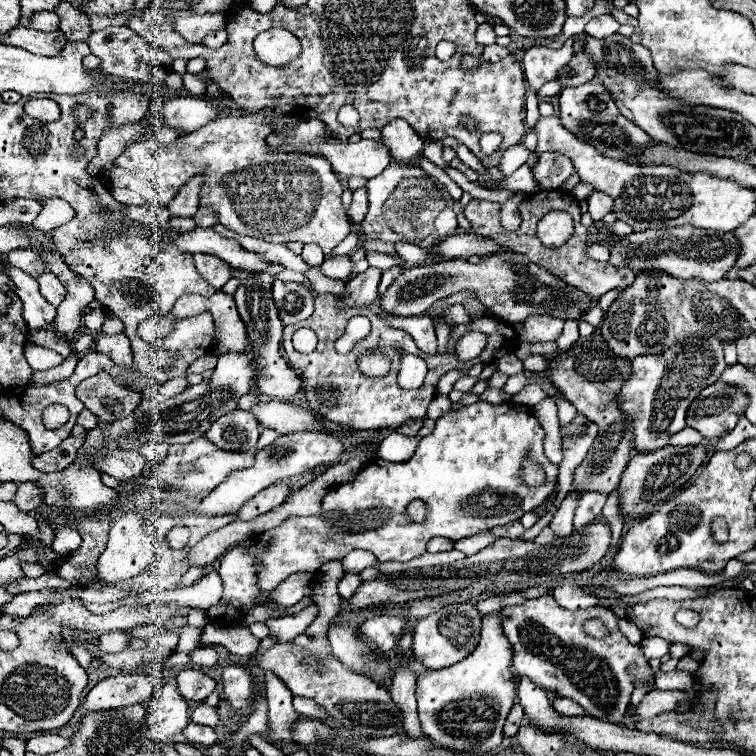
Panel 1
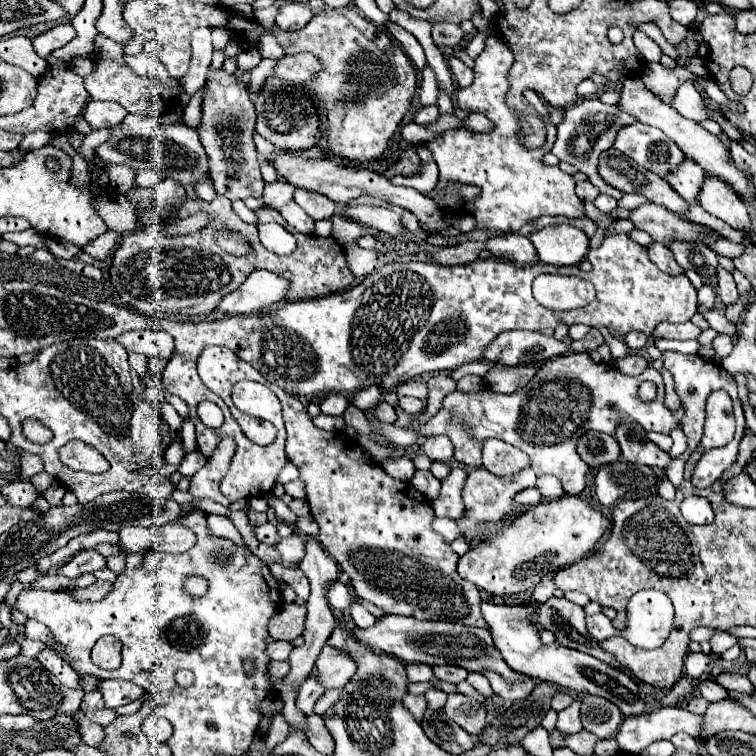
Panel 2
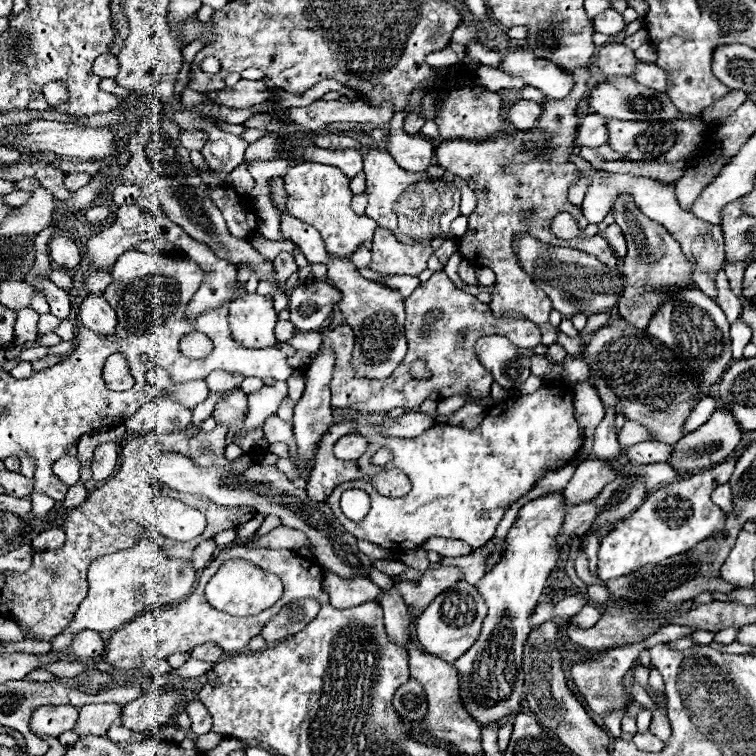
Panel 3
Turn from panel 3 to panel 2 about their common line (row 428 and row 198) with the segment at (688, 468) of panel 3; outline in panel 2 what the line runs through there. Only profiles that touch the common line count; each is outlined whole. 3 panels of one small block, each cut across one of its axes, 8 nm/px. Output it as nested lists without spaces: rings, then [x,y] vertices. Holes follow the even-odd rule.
[[[716,176],[704,178],[698,192],[698,204],[712,216],[730,224],[734,230],[750,230],[750,216],[744,202],[734,192],[734,188],[730,188],[730,184],[722,182]]]

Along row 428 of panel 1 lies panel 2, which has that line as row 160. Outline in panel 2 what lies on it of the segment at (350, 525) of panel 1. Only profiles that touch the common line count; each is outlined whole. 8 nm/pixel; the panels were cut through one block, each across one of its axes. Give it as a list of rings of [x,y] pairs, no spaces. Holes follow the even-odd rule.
[[[496,36],[486,38],[484,52],[476,58],[474,66],[474,84],[458,90],[456,104],[460,110],[472,114],[484,114],[494,128],[486,134],[478,134],[468,130],[466,126],[456,130],[442,132],[436,140],[428,142],[426,148],[432,150],[434,162],[438,166],[438,184],[426,192],[446,214],[456,214],[460,206],[476,220],[476,230],[498,230],[498,232],[518,232],[526,222],[536,220],[540,216],[568,216],[582,218],[584,206],[582,200],[574,194],[574,178],[564,174],[560,168],[546,166],[542,156],[550,152],[556,140],[556,126],[550,122],[548,106],[544,106],[542,98],[534,90],[524,90],[524,98],[538,110],[542,116],[548,138],[542,148],[526,150],[518,144],[516,136],[516,116],[504,104],[504,96],[508,92],[508,68],[512,66],[514,56]],[[472,184],[480,188],[480,196],[474,200],[466,200],[460,192],[450,190],[450,186]]]

